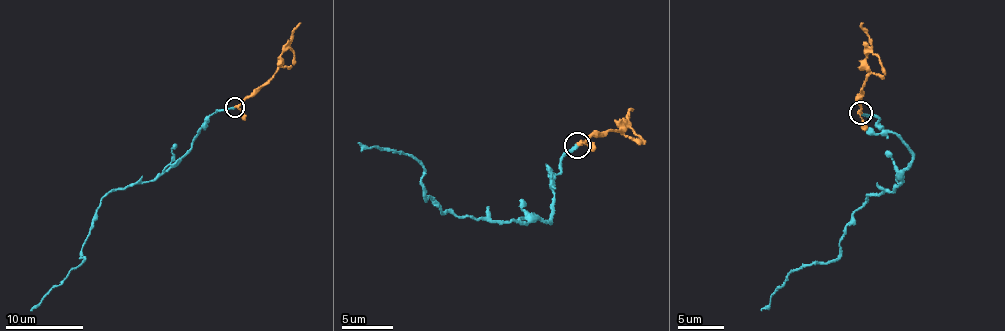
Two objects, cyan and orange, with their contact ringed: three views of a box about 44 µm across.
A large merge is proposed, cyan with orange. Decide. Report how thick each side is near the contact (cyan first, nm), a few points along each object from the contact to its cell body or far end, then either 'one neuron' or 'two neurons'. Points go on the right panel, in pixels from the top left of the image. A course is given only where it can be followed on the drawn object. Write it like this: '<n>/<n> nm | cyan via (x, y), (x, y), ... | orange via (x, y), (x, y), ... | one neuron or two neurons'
200/200 nm | cyan via (860, 112), (877, 116), (912, 160), (893, 191), (875, 192), (853, 213), (837, 257), (791, 271), (760, 311) | orange via (860, 112), (862, 89), (868, 75), (866, 57), (869, 43), (869, 36), (860, 23) | one neuron

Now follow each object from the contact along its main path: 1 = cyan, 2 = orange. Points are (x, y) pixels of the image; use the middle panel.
1: (577, 144), (551, 178), (549, 223), (443, 214), (426, 197), (415, 159), (357, 142)
2: (577, 144), (607, 132), (620, 131), (618, 126), (628, 123), (633, 107)

